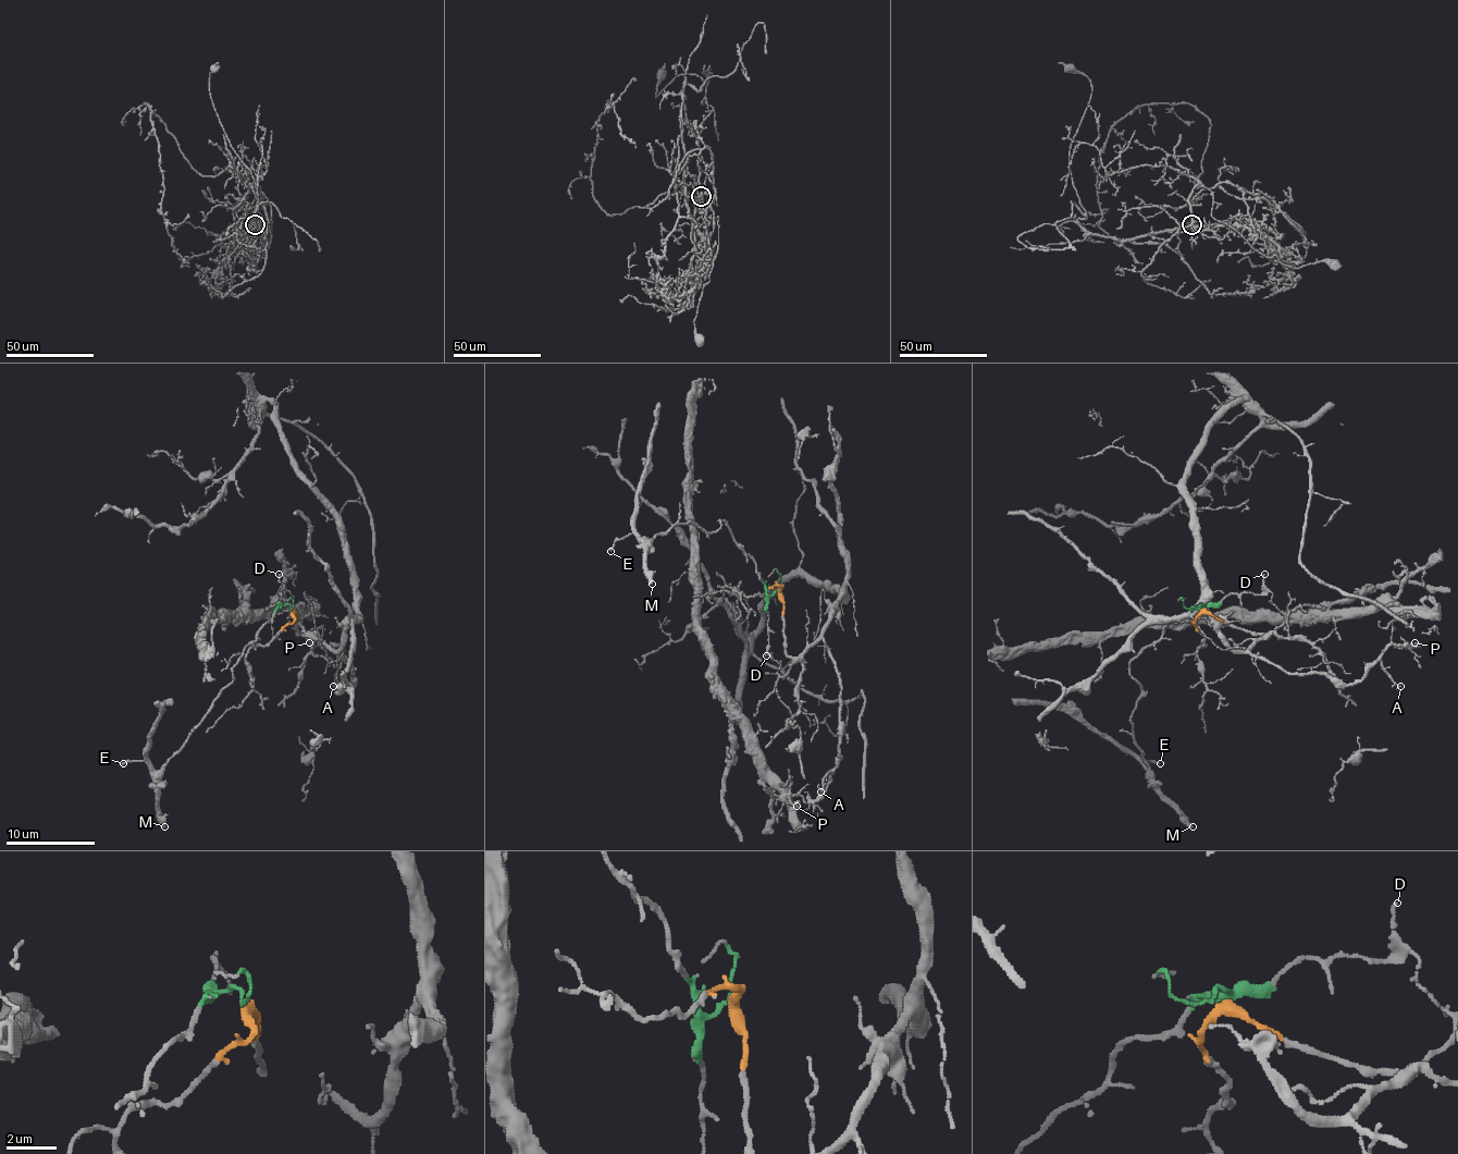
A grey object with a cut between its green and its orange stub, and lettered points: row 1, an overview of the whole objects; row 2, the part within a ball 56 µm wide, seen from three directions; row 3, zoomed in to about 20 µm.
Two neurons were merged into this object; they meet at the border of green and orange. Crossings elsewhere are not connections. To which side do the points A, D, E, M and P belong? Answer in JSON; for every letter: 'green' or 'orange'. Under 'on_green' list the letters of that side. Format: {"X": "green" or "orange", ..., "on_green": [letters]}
{"A": "orange", "D": "green", "E": "green", "M": "green", "P": "orange", "on_green": ["D", "E", "M"]}

